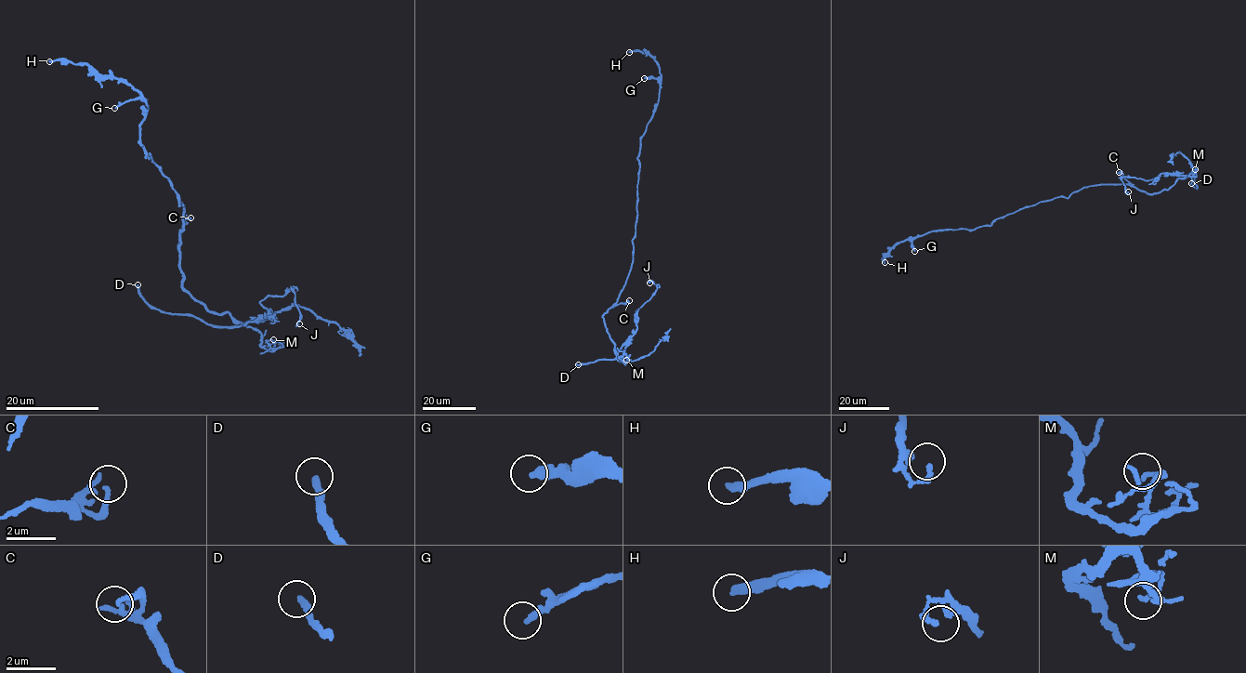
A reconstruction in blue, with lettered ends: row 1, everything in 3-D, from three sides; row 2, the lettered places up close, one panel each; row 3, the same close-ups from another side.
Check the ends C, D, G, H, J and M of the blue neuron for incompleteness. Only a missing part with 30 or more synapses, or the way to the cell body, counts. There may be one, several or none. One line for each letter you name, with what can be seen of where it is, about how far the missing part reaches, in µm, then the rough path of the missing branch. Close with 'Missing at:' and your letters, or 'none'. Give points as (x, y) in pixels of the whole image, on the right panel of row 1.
D: place (1191, 183); missing 60 µm; course (1191, 183), (1183, 179), (1190, 180), (1196, 175), (1178, 138), (1187, 115), (1179, 111)
H: place (885, 262); missing 170 µm; course (885, 262), (885, 270), (847, 267), (844, 292), (914, 324), (920, 351), (930, 354), (920, 365), (952, 362)
Missing at: D, H

